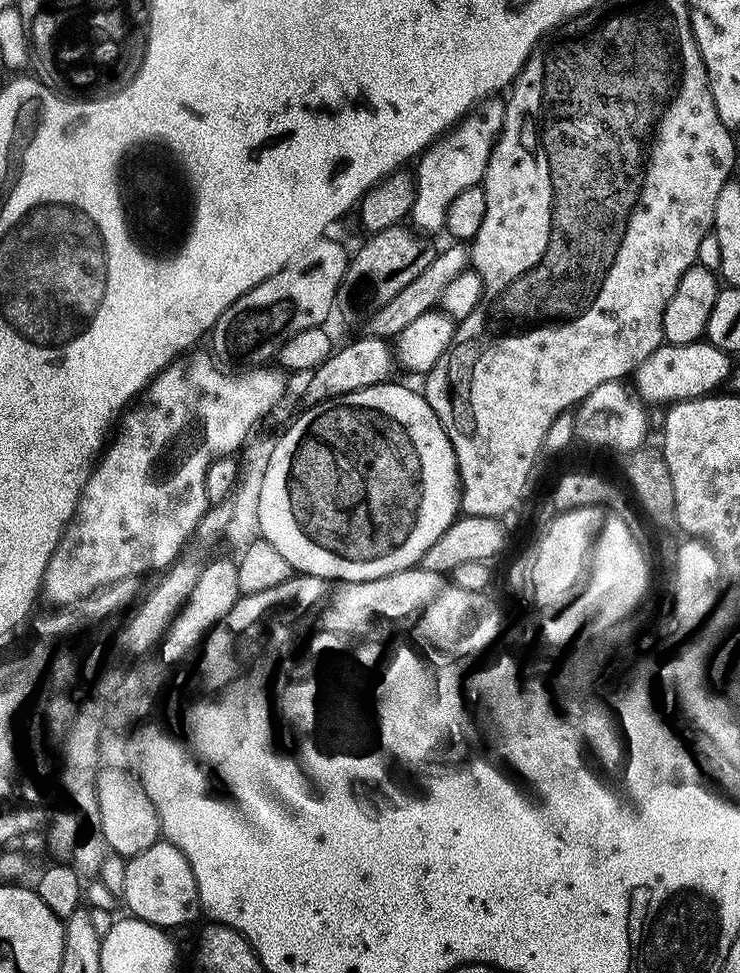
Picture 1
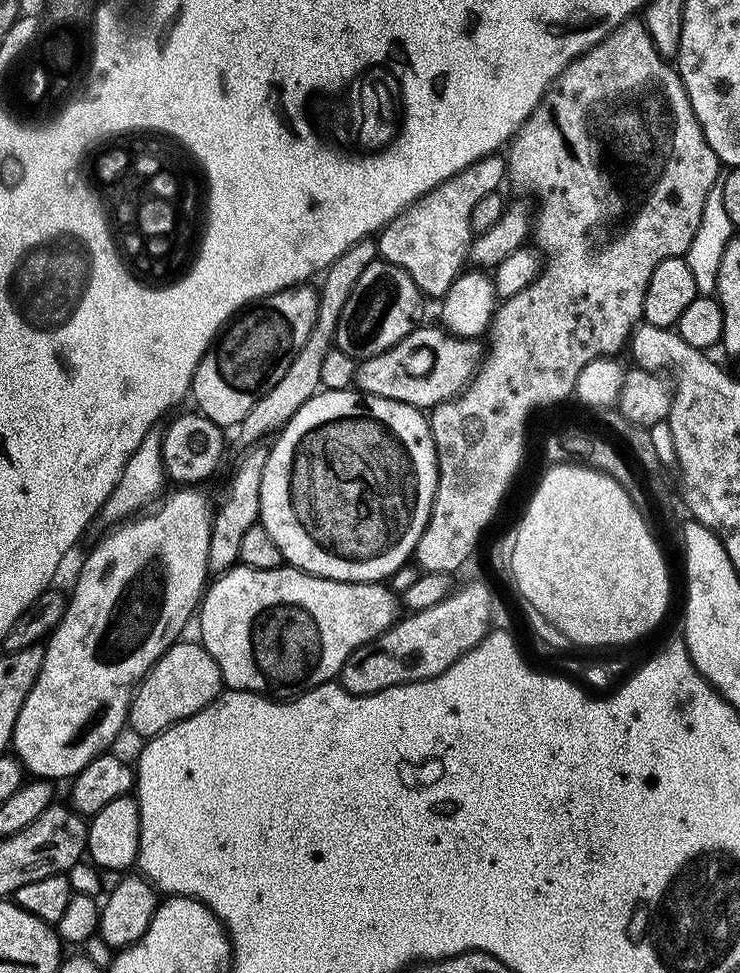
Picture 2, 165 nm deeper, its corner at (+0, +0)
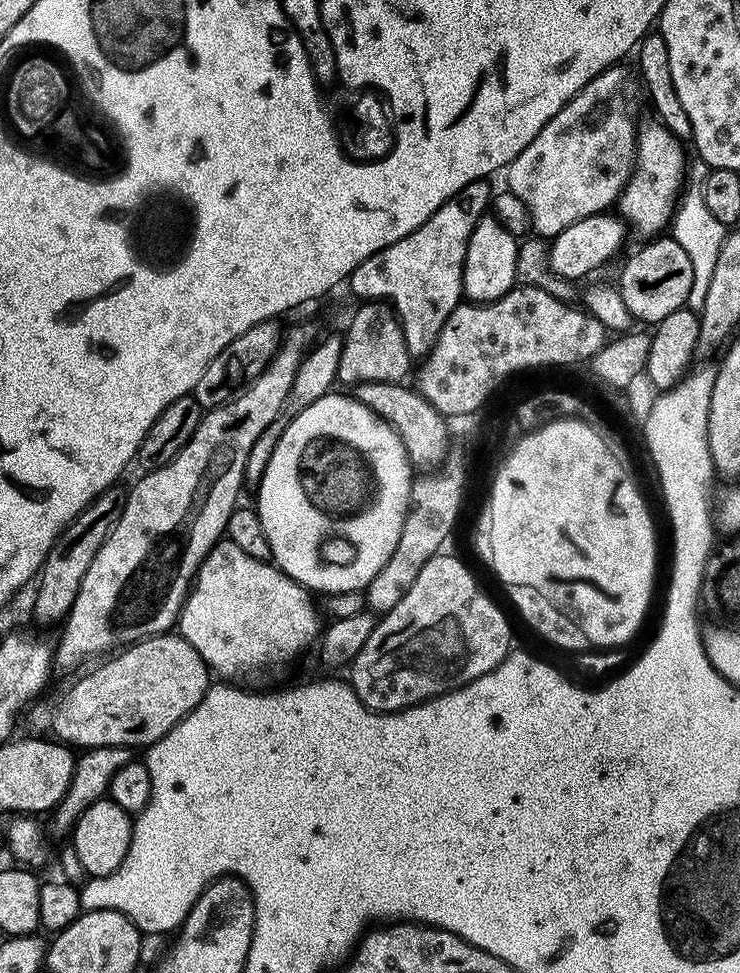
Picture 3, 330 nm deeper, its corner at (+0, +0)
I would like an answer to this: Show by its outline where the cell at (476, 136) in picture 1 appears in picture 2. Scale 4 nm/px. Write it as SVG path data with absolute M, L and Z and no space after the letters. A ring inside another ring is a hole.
M493 154L466 166L466 170L454 174L454 178L446 178L446 182L434 186L434 190L430 190L422 198L418 198L409 208L403 208L382 229L378 236L379 259L406 270L406 274L410 274L410 278L420 287L421 293L425 297L442 298L446 294L446 290L450 290L456 277L465 271L468 247L471 246L474 239L470 222L470 216L474 214L474 206L484 195L497 191L501 187L499 184L505 183L507 174L508 166L505 157Z

